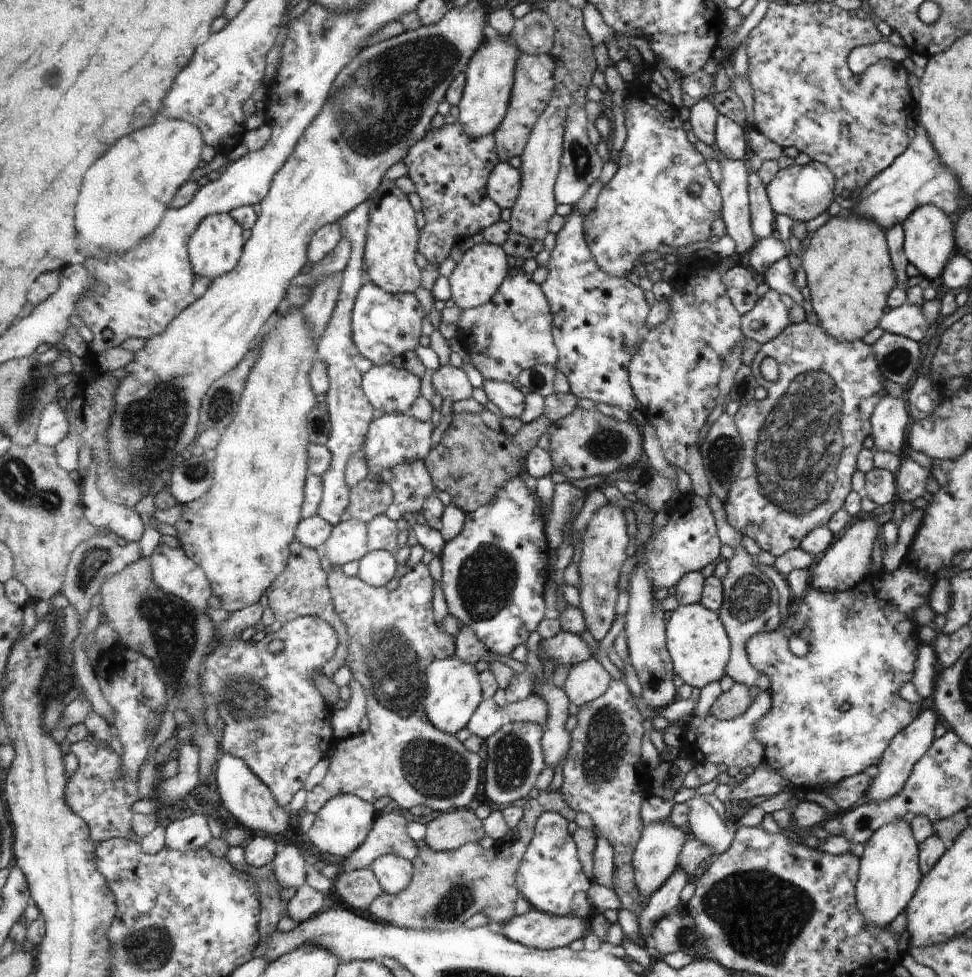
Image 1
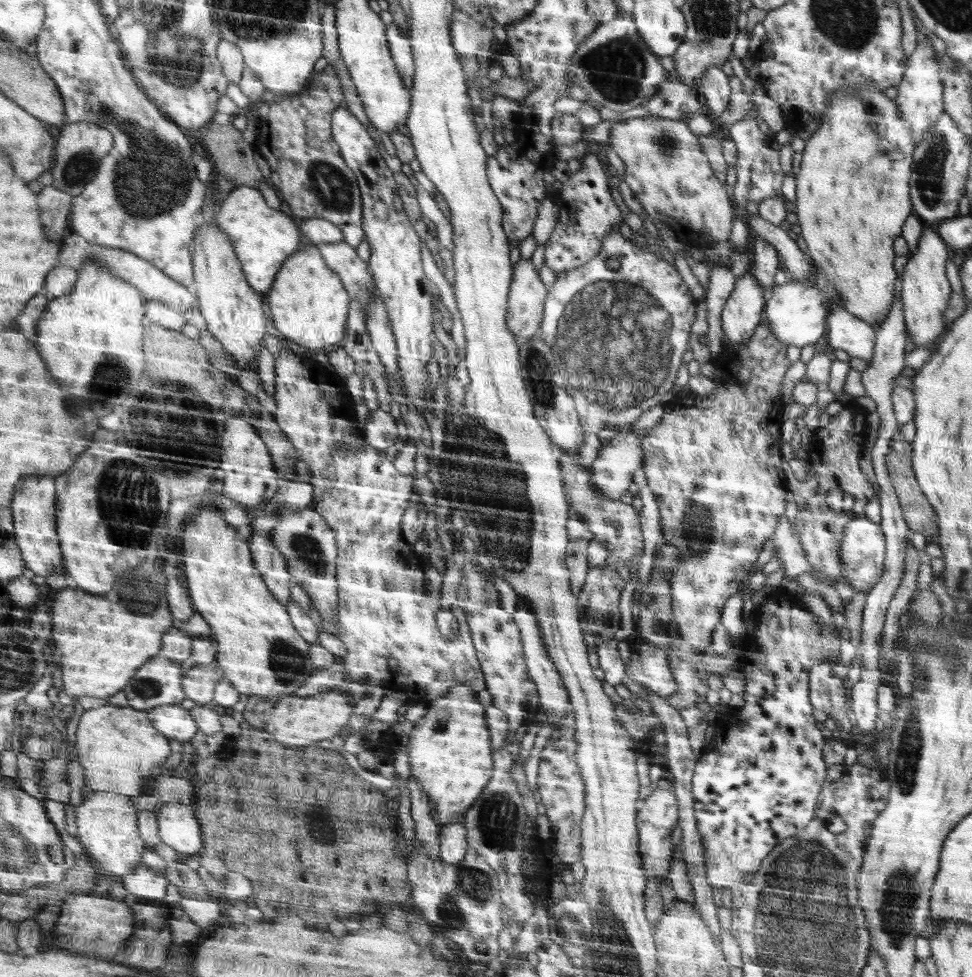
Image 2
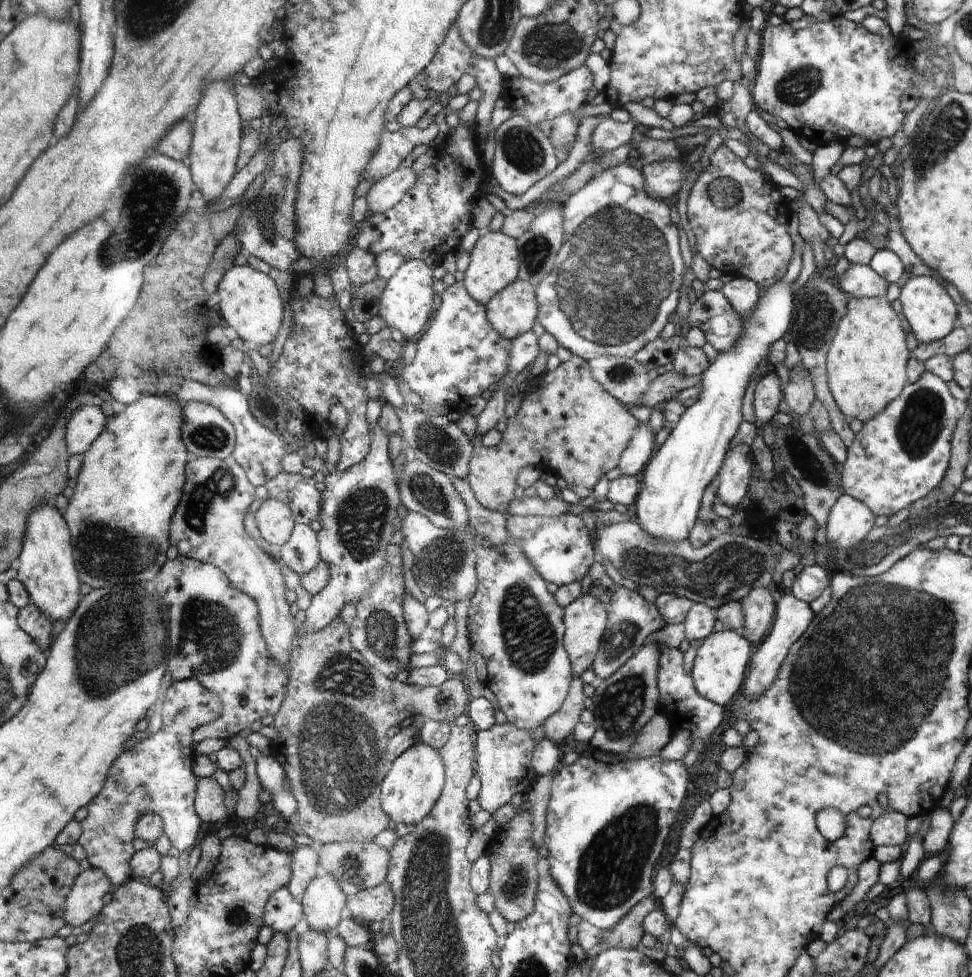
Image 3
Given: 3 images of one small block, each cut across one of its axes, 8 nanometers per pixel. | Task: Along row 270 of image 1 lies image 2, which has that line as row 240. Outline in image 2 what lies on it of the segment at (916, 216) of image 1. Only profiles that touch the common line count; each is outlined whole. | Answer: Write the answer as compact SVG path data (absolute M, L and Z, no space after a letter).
M921 226L921 236L917 242L917 252L909 256L909 262L901 274L901 300L903 300L903 318L905 330L915 346L915 350L927 350L935 338L943 336L945 330L945 310L949 306L949 282L945 280L945 264L947 260L947 244L939 240L939 236Z

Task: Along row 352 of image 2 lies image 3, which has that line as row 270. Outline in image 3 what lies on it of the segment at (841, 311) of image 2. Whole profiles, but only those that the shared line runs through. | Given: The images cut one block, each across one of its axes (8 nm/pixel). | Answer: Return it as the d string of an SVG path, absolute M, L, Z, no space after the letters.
M849 264L837 280L841 292L851 298L881 298L887 294L887 282L879 278L869 266Z

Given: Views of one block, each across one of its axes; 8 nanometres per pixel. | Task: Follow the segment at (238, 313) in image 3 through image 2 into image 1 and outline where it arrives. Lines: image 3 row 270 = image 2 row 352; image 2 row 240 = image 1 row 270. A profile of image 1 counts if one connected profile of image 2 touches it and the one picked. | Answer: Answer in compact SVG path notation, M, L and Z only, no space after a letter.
M215 214L205 218L201 228L193 234L193 240L189 242L189 254L193 260L193 270L201 276L209 276L211 280L217 280L225 274L231 274L245 254L245 238L243 238L243 226L233 218L233 214Z

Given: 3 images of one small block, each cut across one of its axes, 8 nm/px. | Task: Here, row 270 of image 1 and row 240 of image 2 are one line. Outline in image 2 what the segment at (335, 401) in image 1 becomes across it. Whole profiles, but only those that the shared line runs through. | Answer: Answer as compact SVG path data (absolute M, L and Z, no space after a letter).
M327 66L319 76L313 76L307 90L303 90L297 96L287 96L283 102L273 104L267 110L267 116L261 116L259 122L259 140L257 150L259 158L265 164L265 170L269 172L269 180L273 186L279 188L283 198L287 200L293 218L299 222L303 220L327 220L343 230L345 242L357 248L363 240L367 240L365 232L365 202L361 196L361 186L357 180L357 174L347 166L347 160L335 142L333 136L333 116L339 108L345 106L345 88L341 86L341 80L333 66Z

